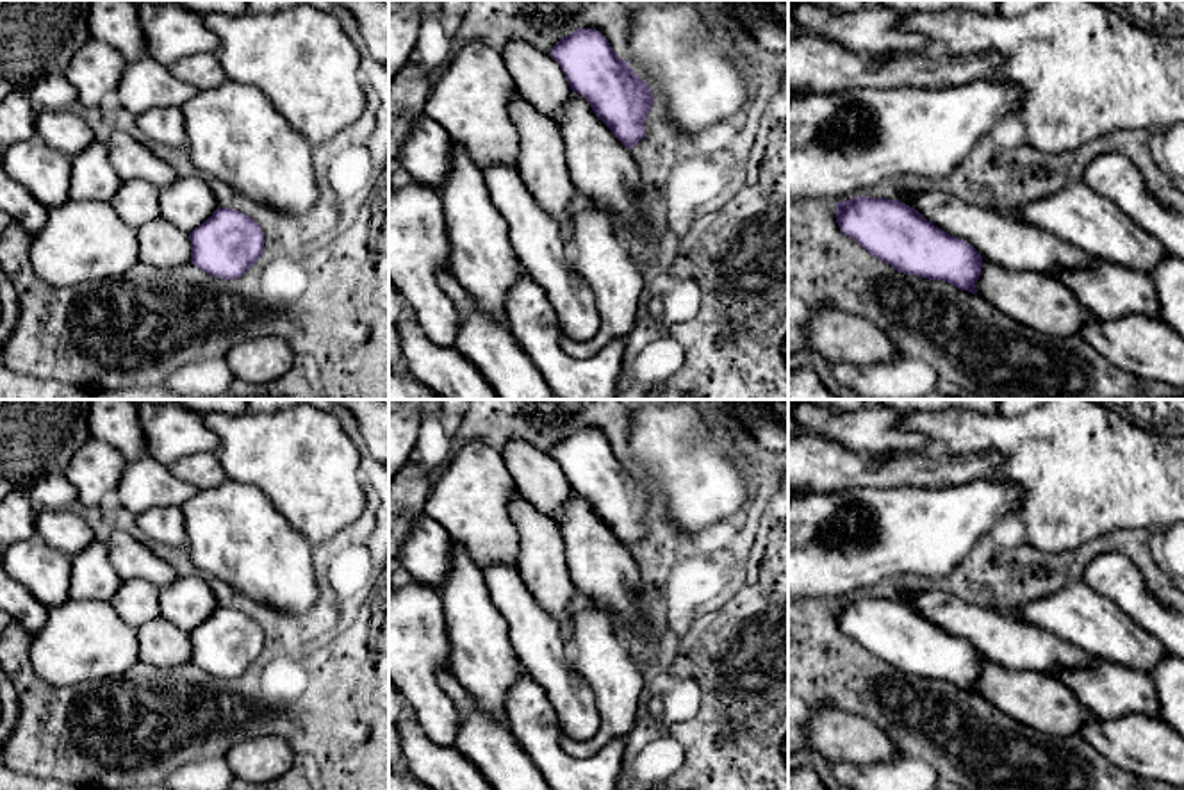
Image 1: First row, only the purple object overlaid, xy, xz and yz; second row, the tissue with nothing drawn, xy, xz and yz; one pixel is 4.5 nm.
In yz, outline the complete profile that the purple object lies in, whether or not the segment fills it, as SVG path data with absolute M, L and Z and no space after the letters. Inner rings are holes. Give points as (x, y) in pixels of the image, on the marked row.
M856 196L836 203L836 223L893 269L977 294L983 257L970 243L934 226L913 207L890 198Z

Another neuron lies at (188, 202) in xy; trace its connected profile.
M203 175L178 177L159 193L160 218L185 234L205 223L218 207L218 198Z

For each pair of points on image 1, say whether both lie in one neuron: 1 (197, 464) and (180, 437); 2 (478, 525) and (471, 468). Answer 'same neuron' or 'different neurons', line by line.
1: different neurons
2: same neuron

